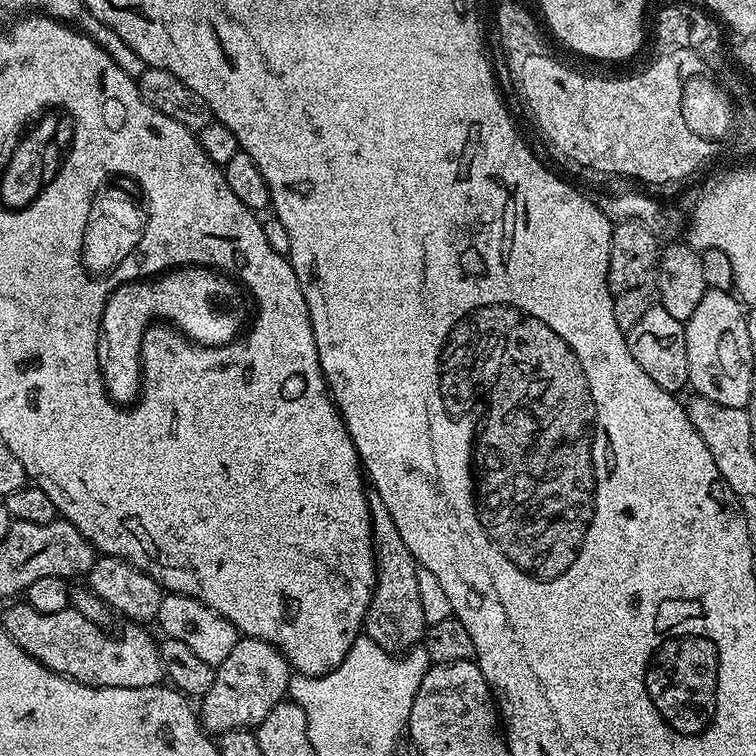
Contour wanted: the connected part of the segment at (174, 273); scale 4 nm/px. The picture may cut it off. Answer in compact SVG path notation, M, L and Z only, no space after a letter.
M181 266L152 279L115 285L100 314L96 351L104 389L109 396L119 397L120 372L141 367L140 347L154 322L175 328L194 344L219 346L233 343L245 331L249 320L250 300L245 289L231 275L207 266Z

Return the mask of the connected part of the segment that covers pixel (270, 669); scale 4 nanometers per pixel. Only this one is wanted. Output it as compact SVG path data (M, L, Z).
M253 636L241 638L234 650L226 654L226 662L215 665L215 670L214 686L210 686L210 690L198 704L198 719L203 724L204 731L209 734L223 734L235 728L255 729L262 718L266 718L266 714L270 714L270 710L274 710L274 706L287 697L288 683L294 674L288 660L274 645Z

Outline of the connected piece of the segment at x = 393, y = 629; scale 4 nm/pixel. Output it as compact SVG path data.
M375 490L368 492L368 513L376 549L376 584L364 615L363 631L371 640L378 642L382 650L403 654L417 647L426 631L419 594L420 568L414 554L410 554L410 546L402 542L402 534L398 534L398 526L394 526L394 518L390 518L390 510L386 510L386 502L378 498Z

